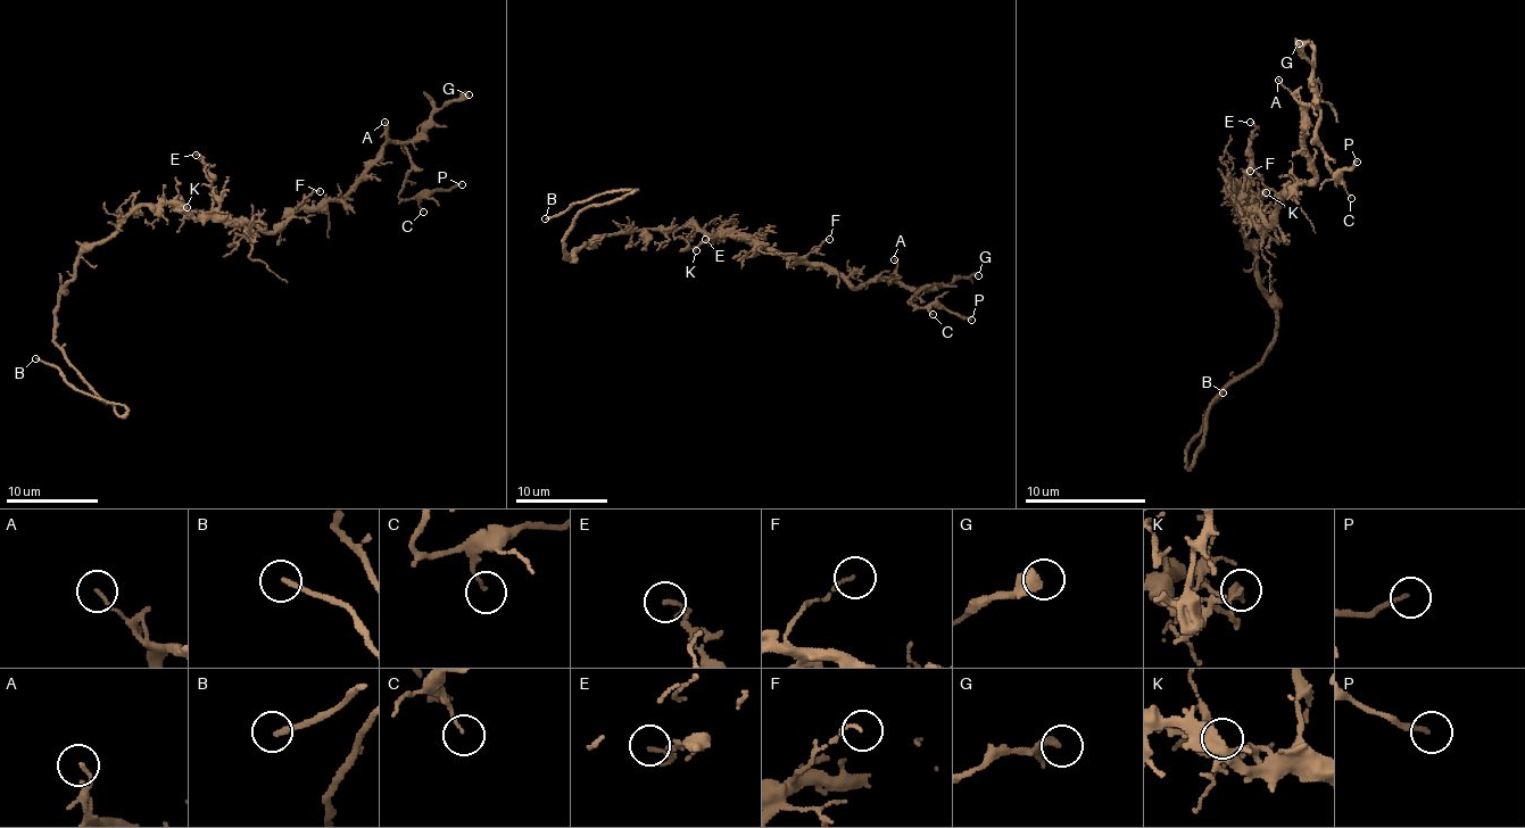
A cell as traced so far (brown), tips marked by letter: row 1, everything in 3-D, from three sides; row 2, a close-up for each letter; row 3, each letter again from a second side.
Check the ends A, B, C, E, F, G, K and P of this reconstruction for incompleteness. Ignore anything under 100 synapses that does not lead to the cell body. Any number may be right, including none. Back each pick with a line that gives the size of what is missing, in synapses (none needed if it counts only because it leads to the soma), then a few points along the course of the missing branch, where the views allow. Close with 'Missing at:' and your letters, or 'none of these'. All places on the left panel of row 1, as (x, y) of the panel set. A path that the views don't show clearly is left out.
Missing at: B

